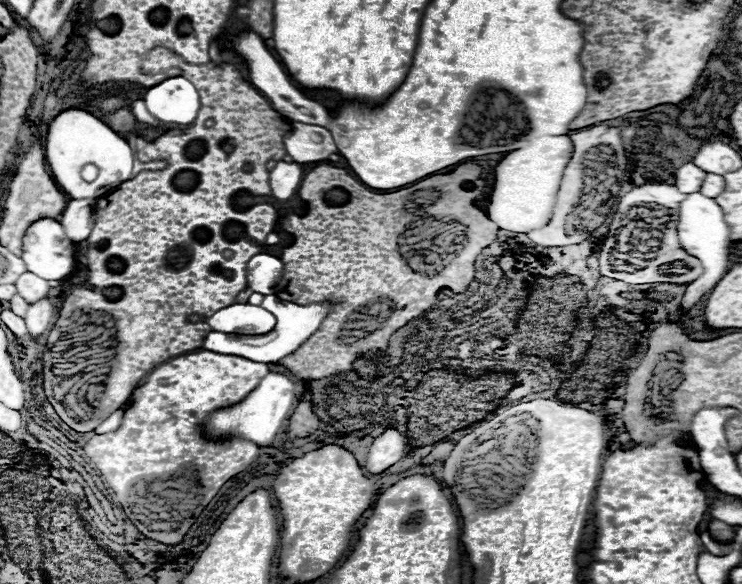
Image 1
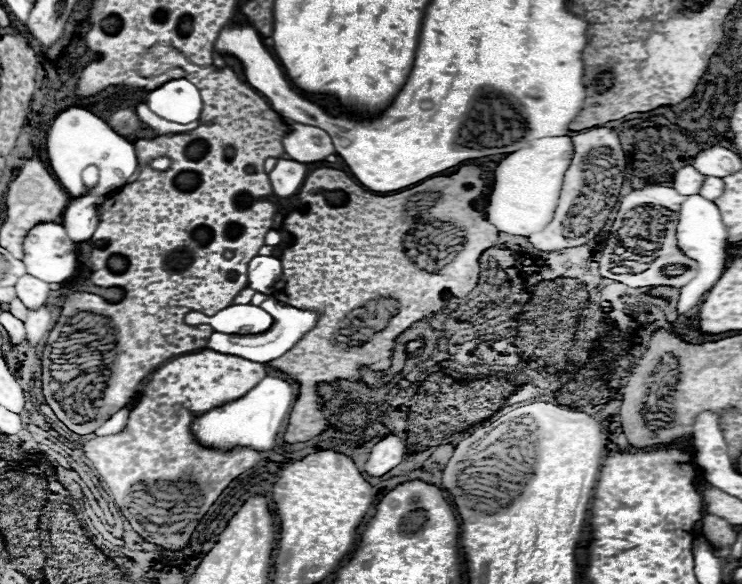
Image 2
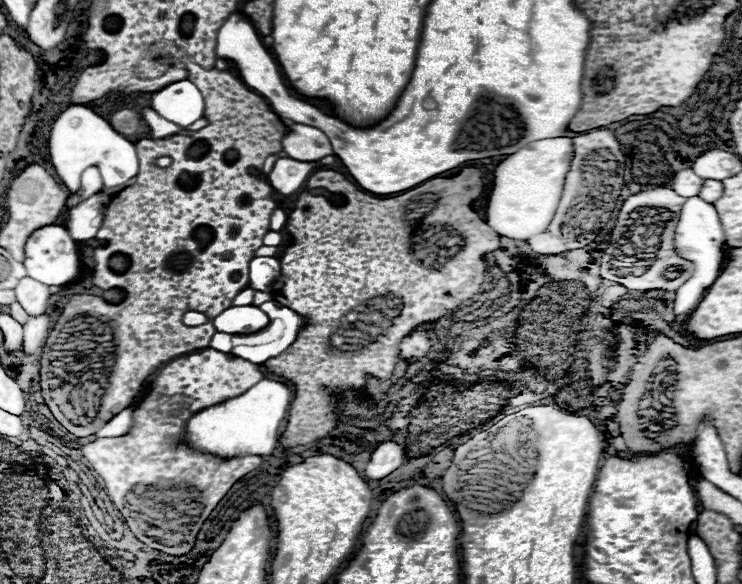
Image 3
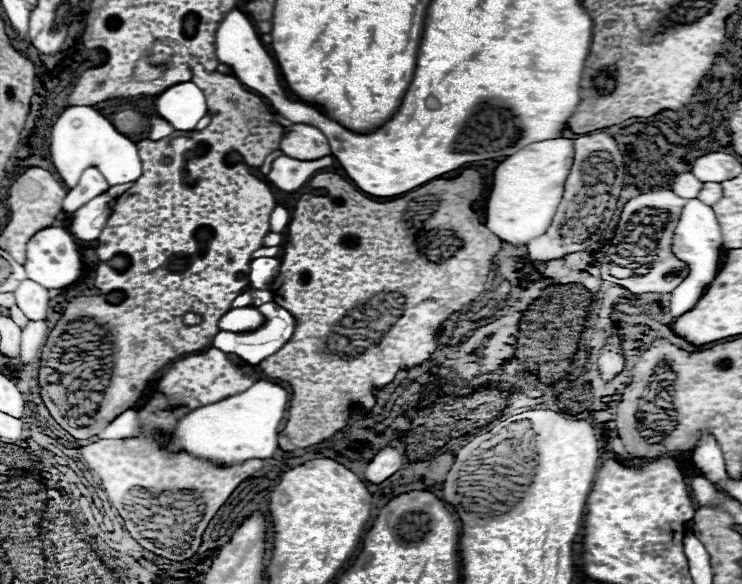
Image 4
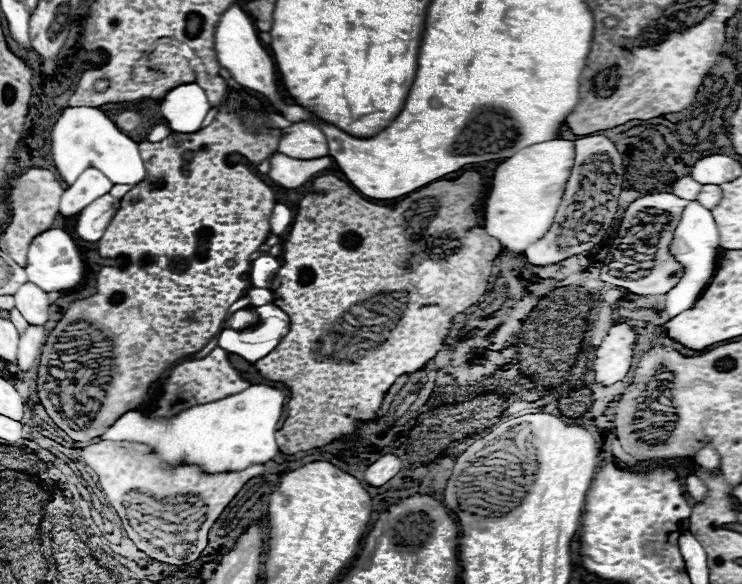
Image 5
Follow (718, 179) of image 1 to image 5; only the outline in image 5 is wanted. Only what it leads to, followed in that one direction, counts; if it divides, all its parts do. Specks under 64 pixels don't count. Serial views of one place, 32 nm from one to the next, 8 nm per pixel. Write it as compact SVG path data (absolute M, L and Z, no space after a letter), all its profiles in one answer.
M702 186L700 194L698 194L698 202L708 208L708 210L714 210L718 206L722 198L722 192L720 192L720 186Z

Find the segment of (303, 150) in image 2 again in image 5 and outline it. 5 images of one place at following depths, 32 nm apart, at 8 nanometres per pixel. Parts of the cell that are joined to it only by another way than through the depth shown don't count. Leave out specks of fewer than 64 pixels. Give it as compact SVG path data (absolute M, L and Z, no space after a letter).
M302 120L282 130L278 150L290 158L312 160L328 154L328 144L322 128L316 122Z

